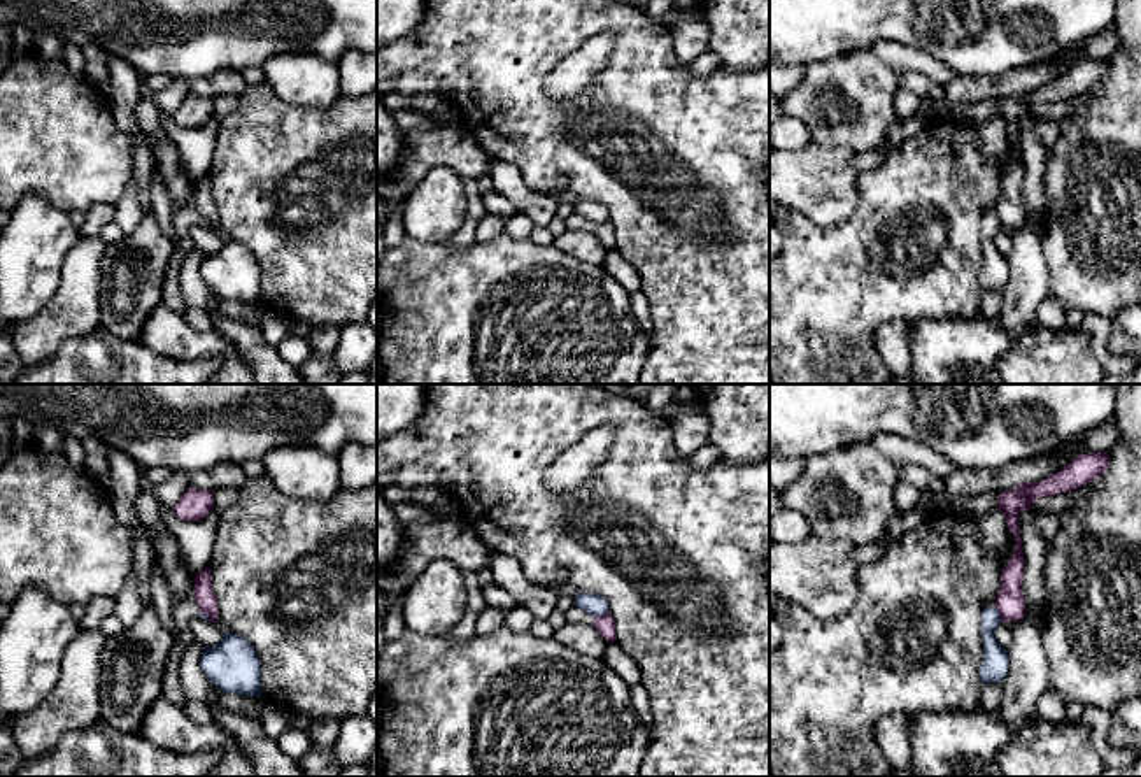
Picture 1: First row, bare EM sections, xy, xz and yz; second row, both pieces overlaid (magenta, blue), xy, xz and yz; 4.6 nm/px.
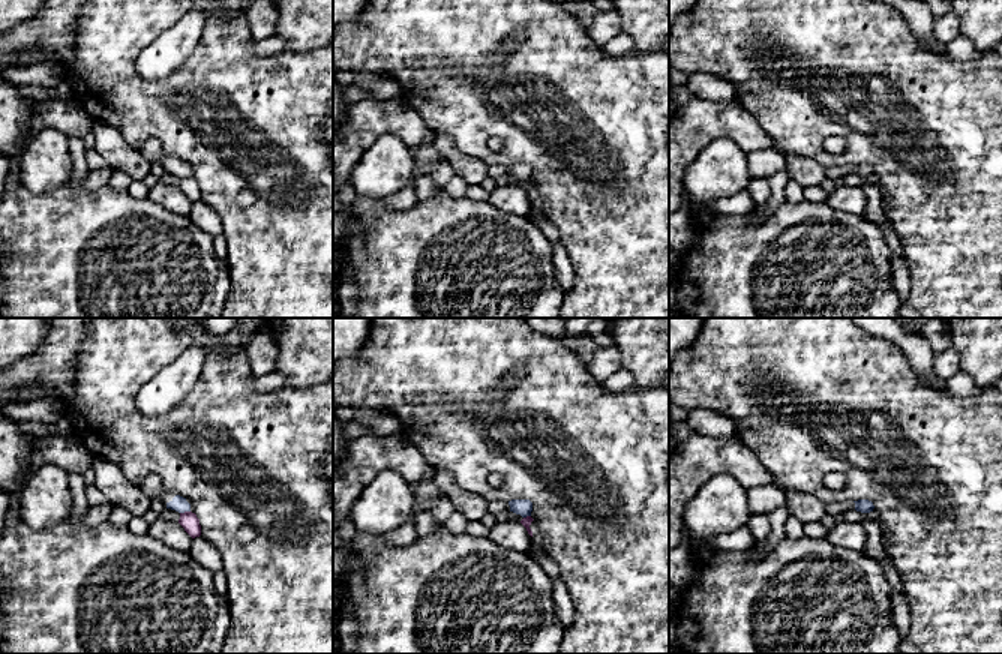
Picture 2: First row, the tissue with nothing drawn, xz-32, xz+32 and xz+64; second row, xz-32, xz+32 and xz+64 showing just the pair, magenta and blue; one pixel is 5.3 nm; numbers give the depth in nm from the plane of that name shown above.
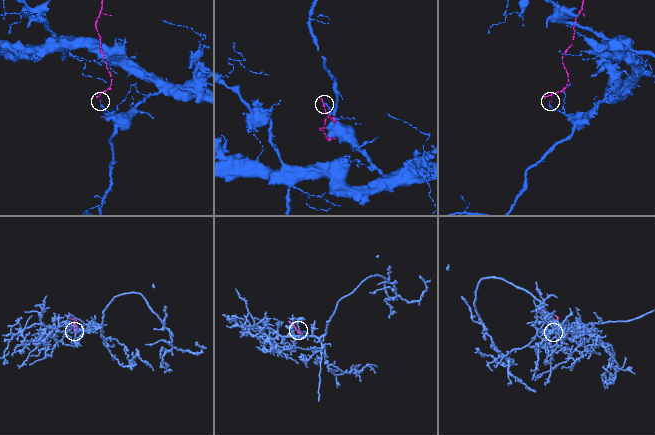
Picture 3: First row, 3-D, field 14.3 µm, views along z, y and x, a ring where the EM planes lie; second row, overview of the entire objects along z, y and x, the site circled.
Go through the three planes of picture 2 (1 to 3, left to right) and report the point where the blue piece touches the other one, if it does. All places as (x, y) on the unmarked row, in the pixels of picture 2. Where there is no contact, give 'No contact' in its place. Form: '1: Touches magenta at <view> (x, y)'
1: Touches magenta at xz-32 (185, 176)
2: Touches magenta at xz+32 (527, 180)
3: No contact

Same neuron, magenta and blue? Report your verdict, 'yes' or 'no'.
no

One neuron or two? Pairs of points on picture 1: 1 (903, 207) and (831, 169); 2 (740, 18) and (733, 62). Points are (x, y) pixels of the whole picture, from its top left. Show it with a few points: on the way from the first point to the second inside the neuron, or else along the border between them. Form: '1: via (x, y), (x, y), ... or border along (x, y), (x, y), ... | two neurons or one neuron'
1: border along (861, 174), (857, 183), (859, 206), (845, 220) | two neurons
2: via (740, 28), (740, 51) | one neuron

